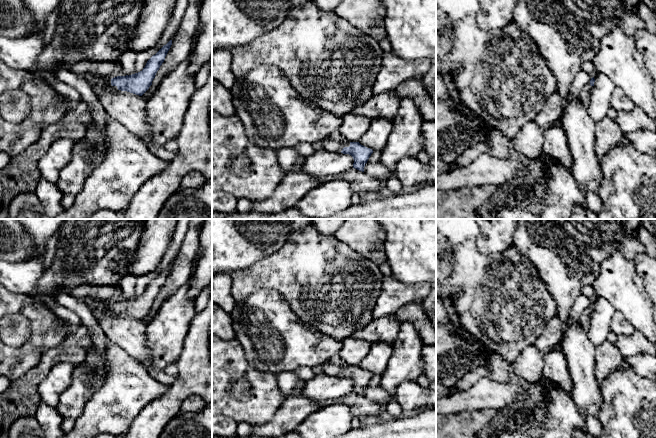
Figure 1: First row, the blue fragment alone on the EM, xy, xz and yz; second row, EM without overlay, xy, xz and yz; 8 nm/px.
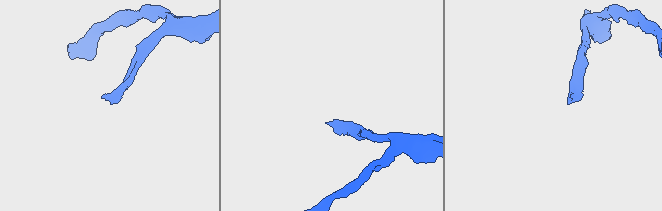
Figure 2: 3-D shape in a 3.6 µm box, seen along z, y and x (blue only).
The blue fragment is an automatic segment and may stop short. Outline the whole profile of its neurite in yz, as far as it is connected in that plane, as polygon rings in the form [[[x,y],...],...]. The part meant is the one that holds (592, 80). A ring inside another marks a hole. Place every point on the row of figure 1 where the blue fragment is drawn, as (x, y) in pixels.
[[[593,77],[591,78],[590,82],[587,83],[585,86],[583,86],[582,89],[580,90],[579,99],[586,108],[589,105],[590,94],[593,89],[594,82],[595,82],[595,79]]]

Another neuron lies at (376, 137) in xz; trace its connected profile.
[[[372,119],[370,128],[360,138],[359,143],[373,151],[382,151],[387,144],[392,125],[393,123],[390,120]]]

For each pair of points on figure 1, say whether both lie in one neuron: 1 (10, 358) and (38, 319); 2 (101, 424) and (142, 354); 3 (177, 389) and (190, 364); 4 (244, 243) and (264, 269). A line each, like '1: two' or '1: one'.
1: one
2: two
3: one
4: two

